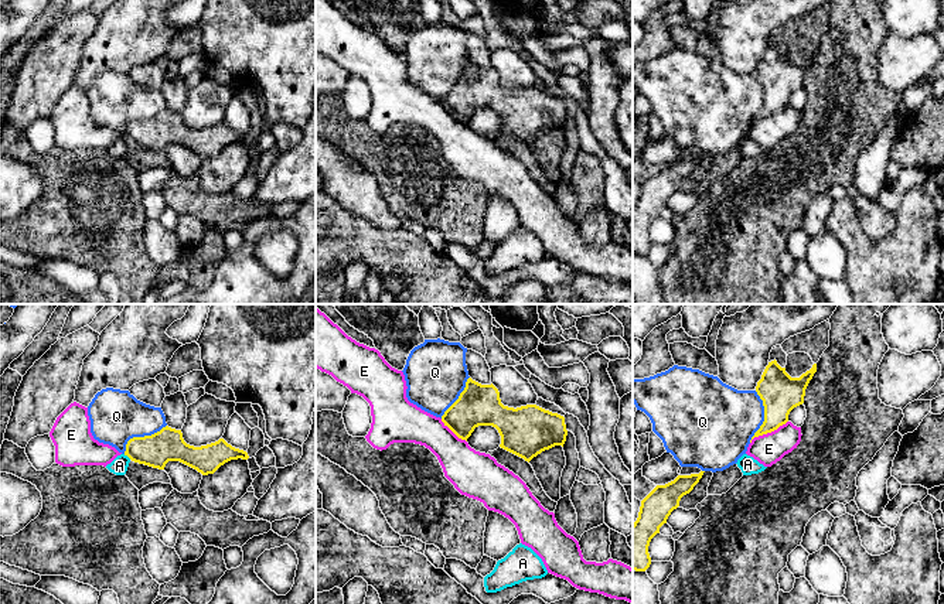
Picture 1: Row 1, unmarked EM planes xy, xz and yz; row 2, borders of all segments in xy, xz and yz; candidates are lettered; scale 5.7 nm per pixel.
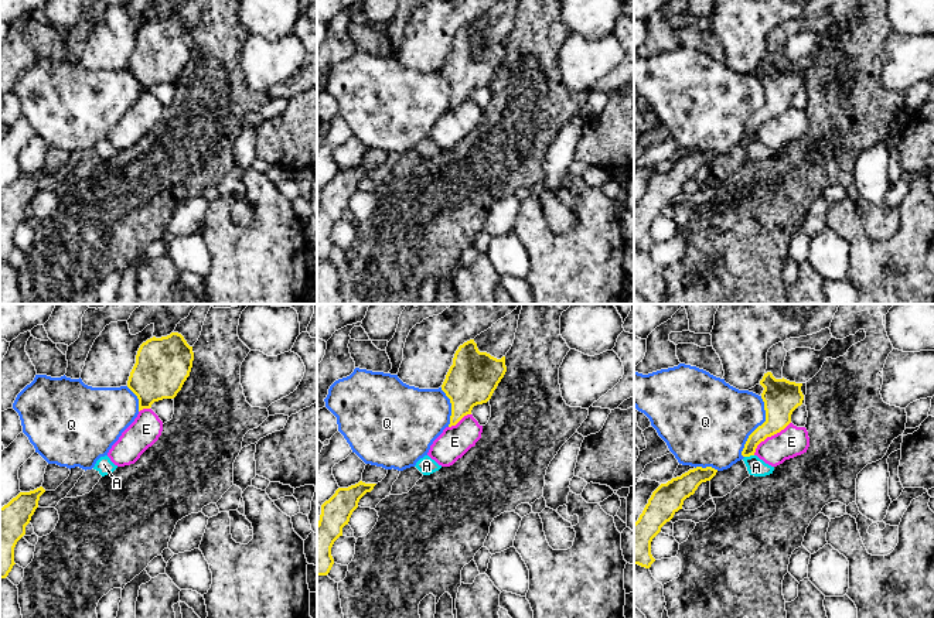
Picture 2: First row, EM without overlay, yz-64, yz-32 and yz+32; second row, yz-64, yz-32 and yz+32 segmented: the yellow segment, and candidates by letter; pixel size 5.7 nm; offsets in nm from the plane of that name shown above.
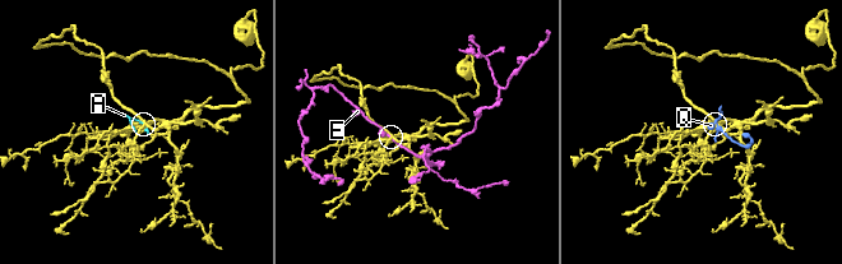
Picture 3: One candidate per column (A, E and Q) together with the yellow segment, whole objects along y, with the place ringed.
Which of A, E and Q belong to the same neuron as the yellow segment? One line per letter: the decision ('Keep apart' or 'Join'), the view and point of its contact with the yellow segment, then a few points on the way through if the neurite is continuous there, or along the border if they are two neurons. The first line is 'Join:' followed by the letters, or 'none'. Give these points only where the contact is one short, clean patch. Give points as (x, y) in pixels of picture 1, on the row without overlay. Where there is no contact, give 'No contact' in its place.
Join: none
A: Keep apart. Touches yellow at xy (128, 139). Boundary: xy (123, 137), (130, 142)
E: Keep apart. Touches yellow at yz (767, 115). Boundary: yz (787, 103), (776, 112), (756, 119), (750, 126)
Q: Keep apart. Touches yellow at yz (764, 99)

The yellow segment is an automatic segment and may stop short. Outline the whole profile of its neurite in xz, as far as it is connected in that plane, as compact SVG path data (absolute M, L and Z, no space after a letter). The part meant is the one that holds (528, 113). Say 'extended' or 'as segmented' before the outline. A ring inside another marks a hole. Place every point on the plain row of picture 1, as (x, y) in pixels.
as segmented | M471 61L442 105L466 124L476 110L493 109L501 119L500 130L528 146L545 133L563 130L568 119L563 99L536 88L504 89L493 66L481 68Z

